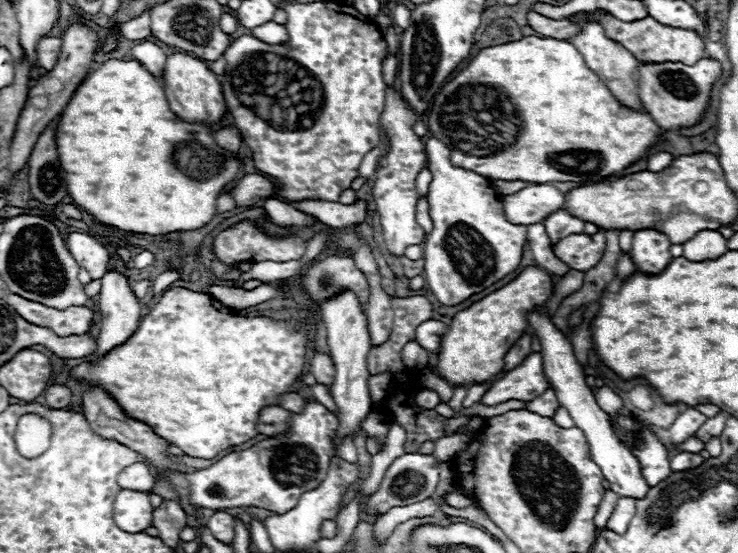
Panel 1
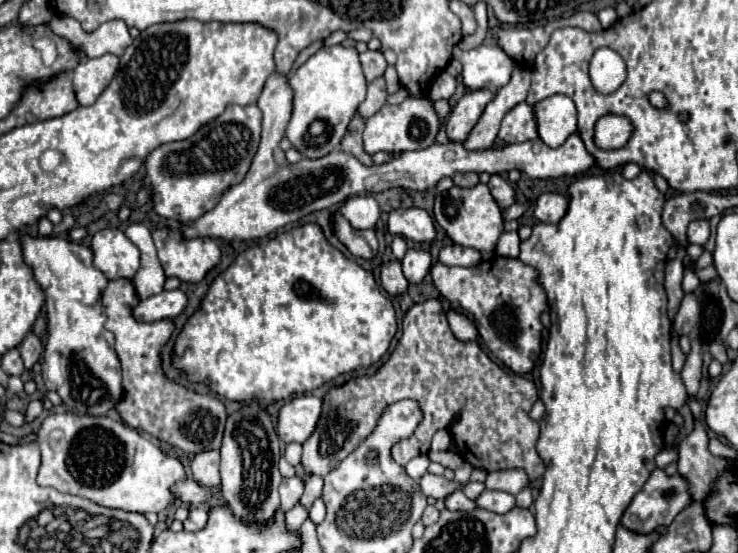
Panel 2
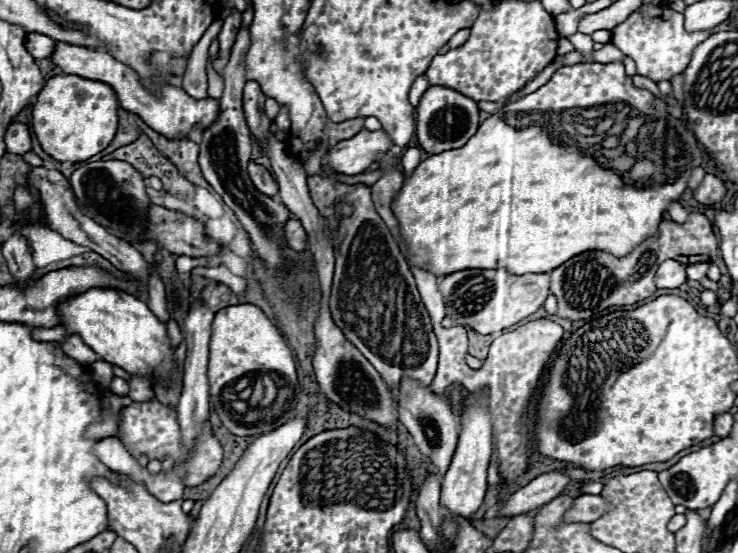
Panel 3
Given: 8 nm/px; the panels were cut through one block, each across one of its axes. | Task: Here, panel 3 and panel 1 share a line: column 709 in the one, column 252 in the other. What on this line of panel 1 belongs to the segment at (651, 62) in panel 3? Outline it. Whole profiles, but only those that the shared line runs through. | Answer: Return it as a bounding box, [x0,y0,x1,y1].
[250,20,290,44]

